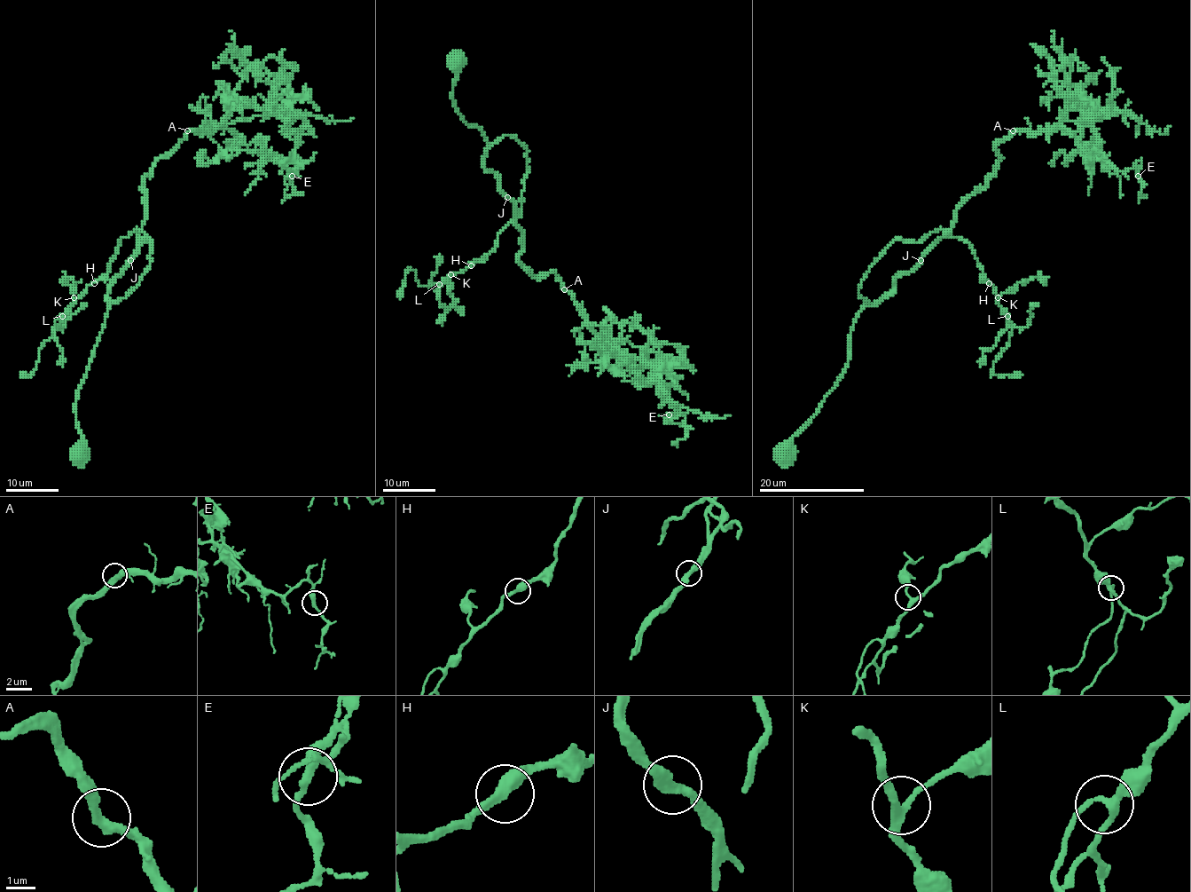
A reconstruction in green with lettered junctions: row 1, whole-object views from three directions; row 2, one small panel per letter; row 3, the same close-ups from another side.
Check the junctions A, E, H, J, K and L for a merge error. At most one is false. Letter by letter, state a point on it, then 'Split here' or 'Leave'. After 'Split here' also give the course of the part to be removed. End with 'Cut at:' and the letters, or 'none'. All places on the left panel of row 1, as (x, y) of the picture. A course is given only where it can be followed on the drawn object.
A: Place: (187, 130). Leave
E: Place: (292, 176). Leave
H: Place: (94, 283). Leave
J: Place: (130, 260). Leave
K: Place: (74, 297). Leave
L: Place: (62, 316). Leave
Cut at: none

